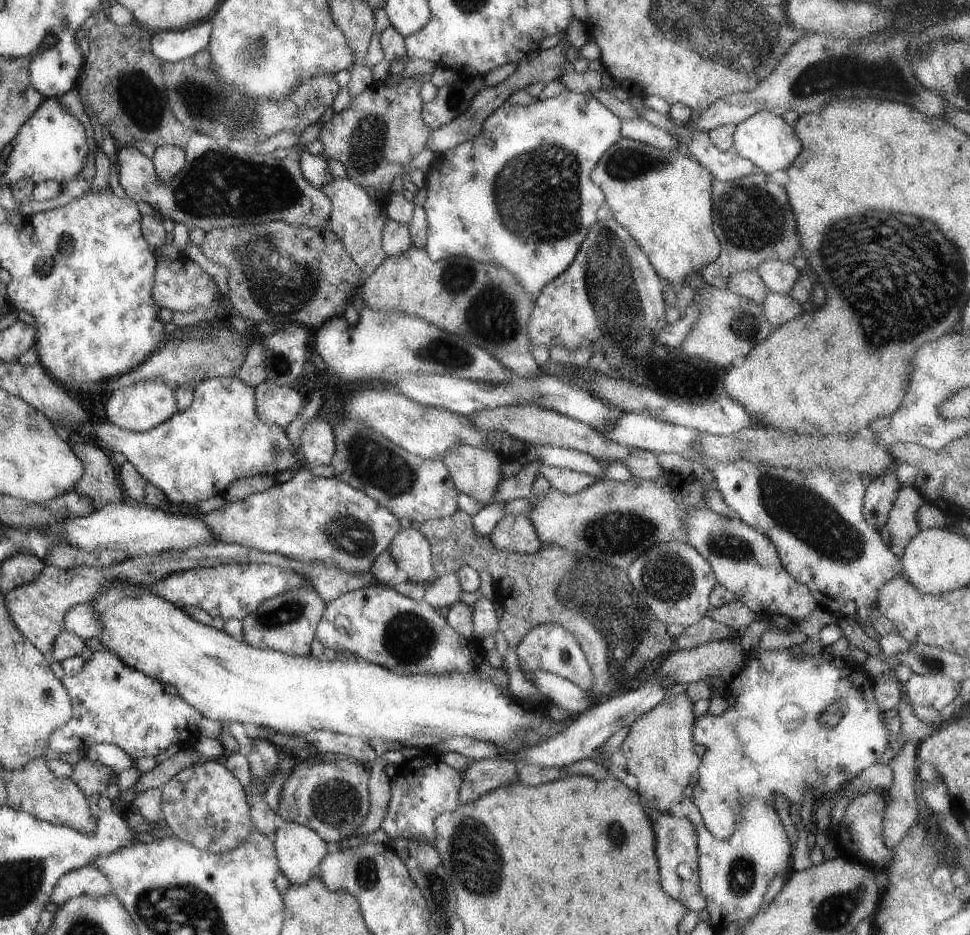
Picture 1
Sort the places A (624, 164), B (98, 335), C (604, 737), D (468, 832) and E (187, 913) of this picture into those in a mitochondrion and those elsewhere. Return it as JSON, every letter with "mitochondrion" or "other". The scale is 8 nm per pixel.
{"A":"mitochondrion","B":"other","C":"other","D":"mitochondrion","E":"mitochondrion"}

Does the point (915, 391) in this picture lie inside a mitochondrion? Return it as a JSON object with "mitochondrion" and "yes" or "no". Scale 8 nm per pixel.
{"mitochondrion":"no"}

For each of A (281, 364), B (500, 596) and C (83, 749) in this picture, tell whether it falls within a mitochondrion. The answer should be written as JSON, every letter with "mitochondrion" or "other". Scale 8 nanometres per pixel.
{"A":"mitochondrion","B":"other","C":"other"}

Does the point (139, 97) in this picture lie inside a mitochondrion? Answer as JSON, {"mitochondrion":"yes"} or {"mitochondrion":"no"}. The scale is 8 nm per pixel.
{"mitochondrion":"yes"}

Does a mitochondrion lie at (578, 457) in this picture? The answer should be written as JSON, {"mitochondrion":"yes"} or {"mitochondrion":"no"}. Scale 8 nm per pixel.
{"mitochondrion":"no"}

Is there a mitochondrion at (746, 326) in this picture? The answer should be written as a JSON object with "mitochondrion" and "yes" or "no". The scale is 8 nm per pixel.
{"mitochondrion":"yes"}

